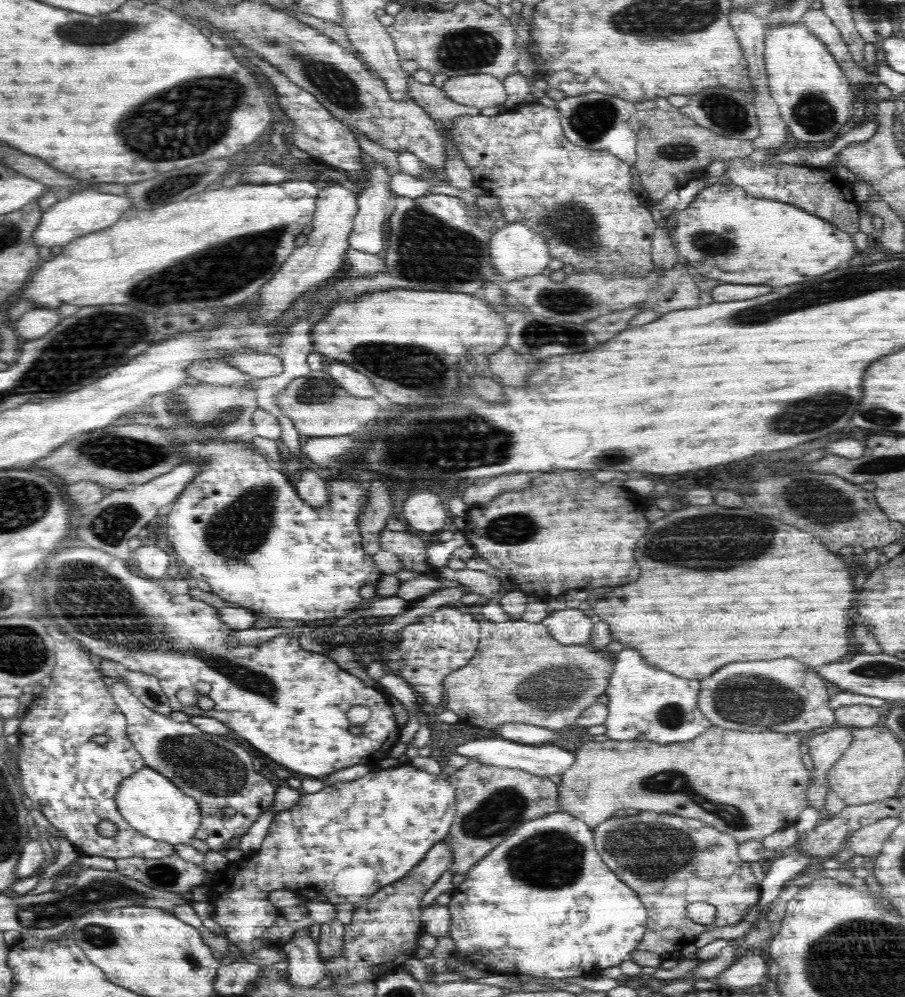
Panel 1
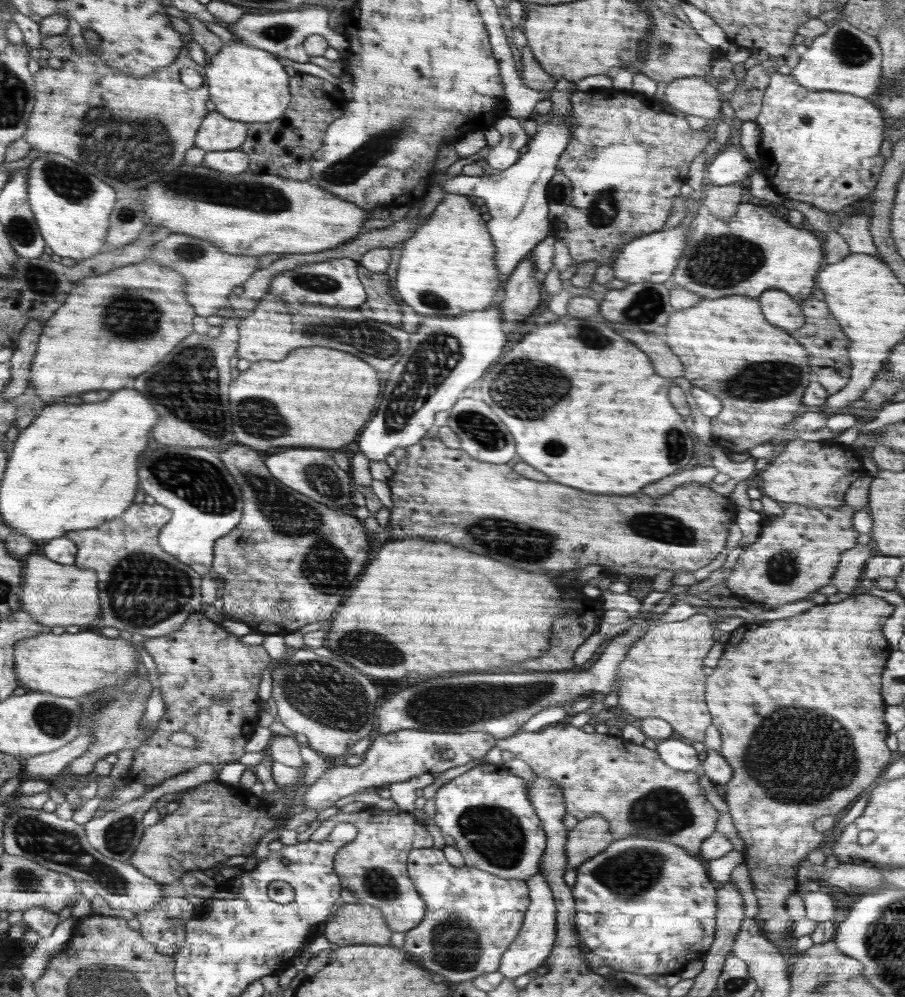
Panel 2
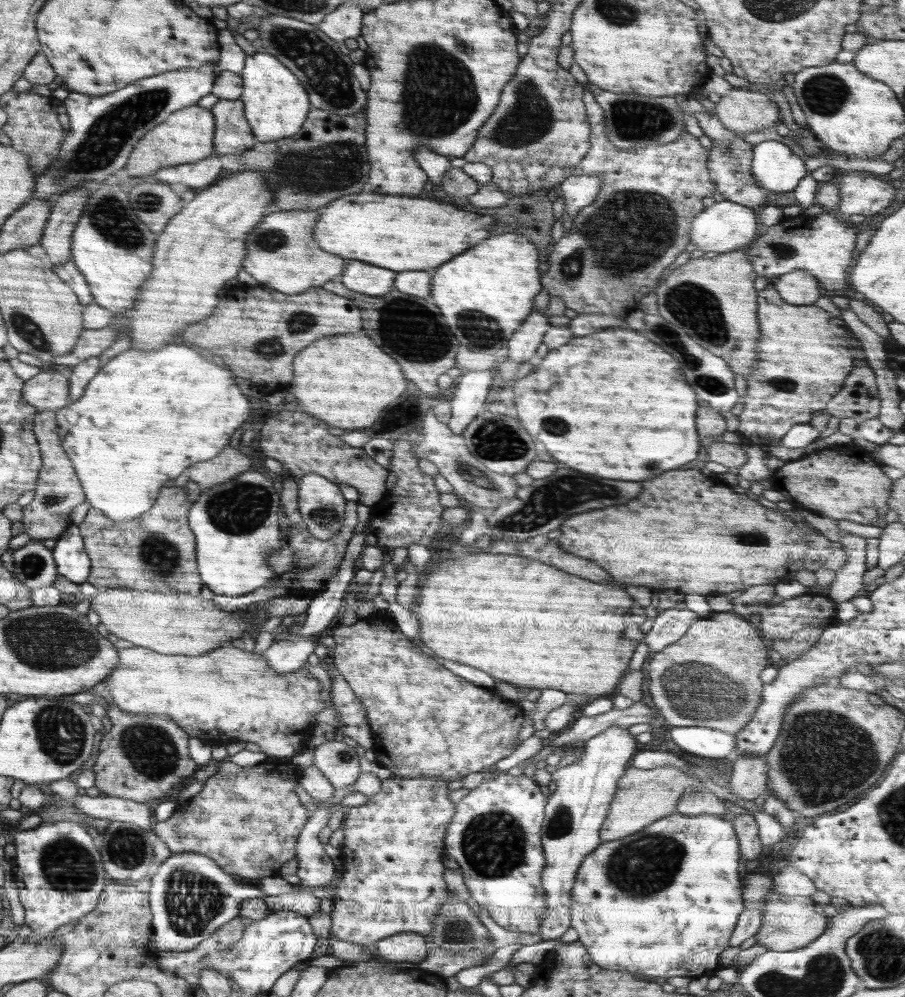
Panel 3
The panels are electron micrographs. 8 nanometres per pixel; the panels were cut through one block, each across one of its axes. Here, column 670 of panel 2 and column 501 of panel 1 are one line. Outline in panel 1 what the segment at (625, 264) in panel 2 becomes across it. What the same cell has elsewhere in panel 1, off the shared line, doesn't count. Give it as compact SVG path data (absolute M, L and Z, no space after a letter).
M510 222L490 238L490 251L496 272L506 281L540 274L553 260L544 236L536 234L525 222Z

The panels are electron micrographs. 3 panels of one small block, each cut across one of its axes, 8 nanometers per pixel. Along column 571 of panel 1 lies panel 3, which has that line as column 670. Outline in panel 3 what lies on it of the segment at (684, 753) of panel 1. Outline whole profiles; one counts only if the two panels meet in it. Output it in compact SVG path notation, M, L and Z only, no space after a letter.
M630 764L618 779L618 789L614 793L608 815L600 827L601 842L628 837L628 834L634 834L660 818L676 814L678 799L682 799L682 794L704 788L704 784L696 780L696 776L682 772L674 766L658 766L644 770Z

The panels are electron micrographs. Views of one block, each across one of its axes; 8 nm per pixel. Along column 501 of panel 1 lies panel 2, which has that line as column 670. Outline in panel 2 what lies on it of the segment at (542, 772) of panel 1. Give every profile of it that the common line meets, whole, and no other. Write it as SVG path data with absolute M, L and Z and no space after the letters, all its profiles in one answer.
M668 738L657 741L657 746L656 751L660 760L670 768L679 771L697 771L699 769L699 754L693 748L691 742L684 739Z

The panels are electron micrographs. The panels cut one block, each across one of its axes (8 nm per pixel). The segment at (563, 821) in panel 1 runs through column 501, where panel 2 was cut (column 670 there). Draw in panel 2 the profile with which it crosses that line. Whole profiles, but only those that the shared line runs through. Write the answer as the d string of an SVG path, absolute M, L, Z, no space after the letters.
M630 836L613 840L610 846L607 846L598 856L590 858L584 864L576 868L577 878L576 883L571 888L571 893L574 897L577 923L574 928L577 928L579 940L589 948L596 956L602 957L604 961L612 969L616 971L631 972L632 974L642 974L649 977L650 974L679 974L684 966L691 960L703 959L706 956L710 945L714 942L714 933L716 932L716 913L718 906L716 899L718 894L713 880L708 876L709 869L706 862L702 861L698 856L690 854L684 850L682 846L670 844L658 840L658 838L642 838L638 836Z

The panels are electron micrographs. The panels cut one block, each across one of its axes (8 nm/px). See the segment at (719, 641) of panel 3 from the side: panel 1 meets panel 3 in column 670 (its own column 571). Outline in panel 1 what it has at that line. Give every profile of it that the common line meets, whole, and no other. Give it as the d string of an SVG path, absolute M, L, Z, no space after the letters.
M521 618L515 621L510 620L508 622L501 623L484 619L479 621L479 627L481 628L481 634L476 654L470 659L470 662L468 662L466 666L463 666L452 674L448 674L448 676L444 678L444 682L442 682L445 694L448 695L448 709L456 713L461 722L465 722L466 724L470 724L472 726L478 726L480 728L486 728L488 730L493 730L496 726L500 726L500 724L524 723L560 731L560 728L566 728L566 726L576 726L579 717L592 704L601 702L605 693L608 691L609 679L615 670L615 656L612 656L612 654L609 654L606 650L594 649L590 643L586 645L564 645L552 637L552 633L548 631L548 627L546 627L544 623L526 622Z

